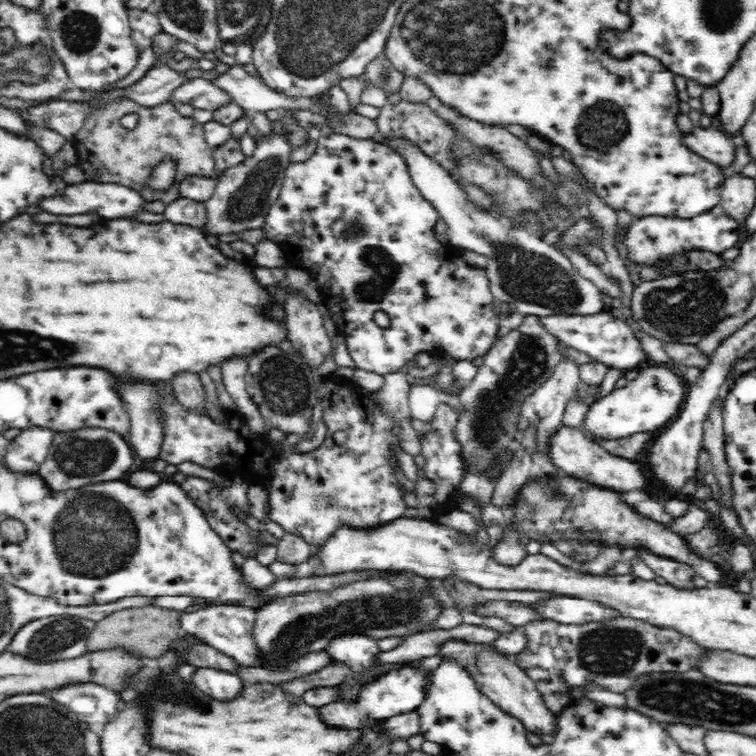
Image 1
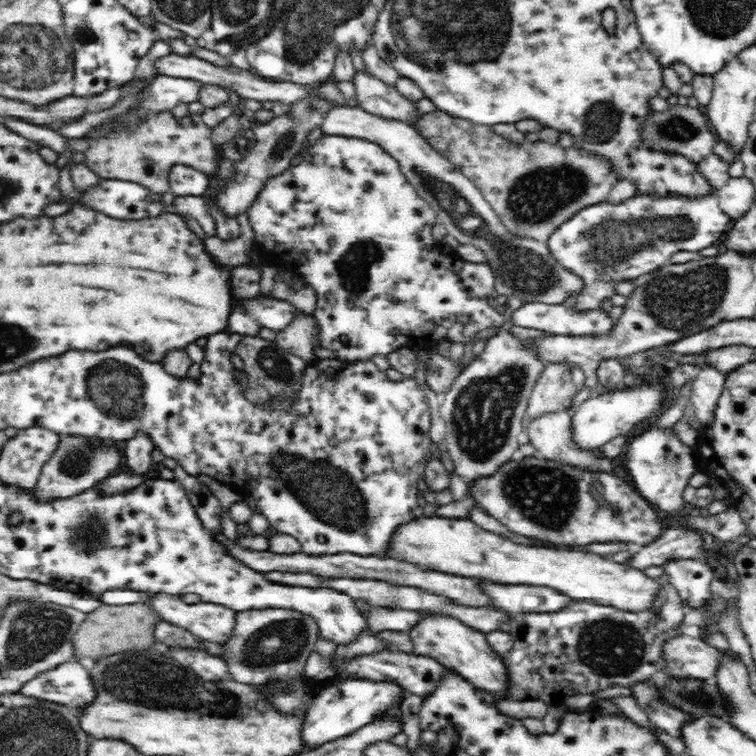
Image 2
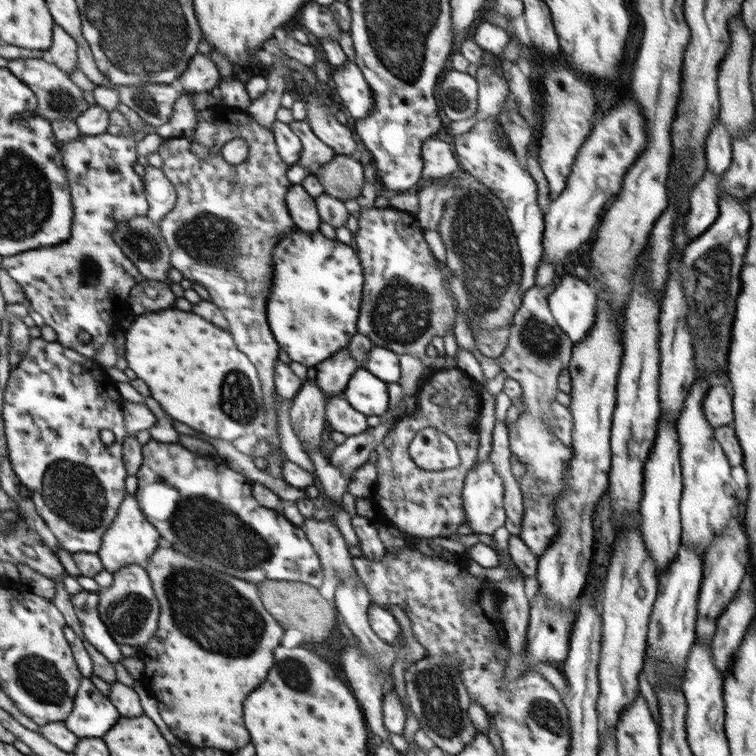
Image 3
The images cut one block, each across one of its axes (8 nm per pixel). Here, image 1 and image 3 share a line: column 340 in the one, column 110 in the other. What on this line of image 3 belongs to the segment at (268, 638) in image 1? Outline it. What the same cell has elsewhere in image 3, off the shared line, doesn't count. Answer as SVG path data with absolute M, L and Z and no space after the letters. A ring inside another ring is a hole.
M140 564L126 566L114 573L113 584L101 589L99 612L106 622L111 636L120 645L128 644L138 648L145 646L153 637L159 624L161 614L160 600L154 591L154 583L146 567Z

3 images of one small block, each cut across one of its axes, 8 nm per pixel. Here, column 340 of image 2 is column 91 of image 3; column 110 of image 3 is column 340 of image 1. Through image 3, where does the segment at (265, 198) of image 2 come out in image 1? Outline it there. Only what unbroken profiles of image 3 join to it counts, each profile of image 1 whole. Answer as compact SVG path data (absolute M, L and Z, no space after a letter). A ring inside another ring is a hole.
M328 128L322 130L317 140L316 150L308 160L288 165L280 192L275 201L272 202L272 206L268 207L261 230L265 238L280 248L289 266L306 271L317 280L324 306L330 314L330 320L334 322L336 336L340 339L344 338L346 350L348 350L348 354L352 357L357 368L383 376L388 371L405 370L406 362L414 359L422 352L433 355L448 355L455 361L472 361L477 357L483 357L497 342L496 334L498 334L500 322L492 307L494 296L491 293L491 283L487 271L466 264L466 276L464 276L464 274L460 274L464 270L464 262L460 262L460 260L448 260L450 264L444 262L448 258L446 248L436 241L434 235L434 229L440 216L434 207L421 197L413 185L407 168L405 168L404 159L397 152L393 152L391 148L387 148L377 140L354 138L352 135L337 133ZM378 310L389 316L390 326L388 328L381 328L374 321L374 313Z

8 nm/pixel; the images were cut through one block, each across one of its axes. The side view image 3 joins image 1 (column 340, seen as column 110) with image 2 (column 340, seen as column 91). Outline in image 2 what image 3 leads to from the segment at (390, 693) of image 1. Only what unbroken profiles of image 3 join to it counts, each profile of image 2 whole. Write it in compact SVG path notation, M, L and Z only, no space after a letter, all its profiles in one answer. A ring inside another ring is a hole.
M349 679L331 684L327 682L320 688L318 698L306 713L301 727L302 740L306 750L316 750L327 742L355 734L360 728L373 722L395 699L404 696L404 691L390 682L374 682L368 679Z

